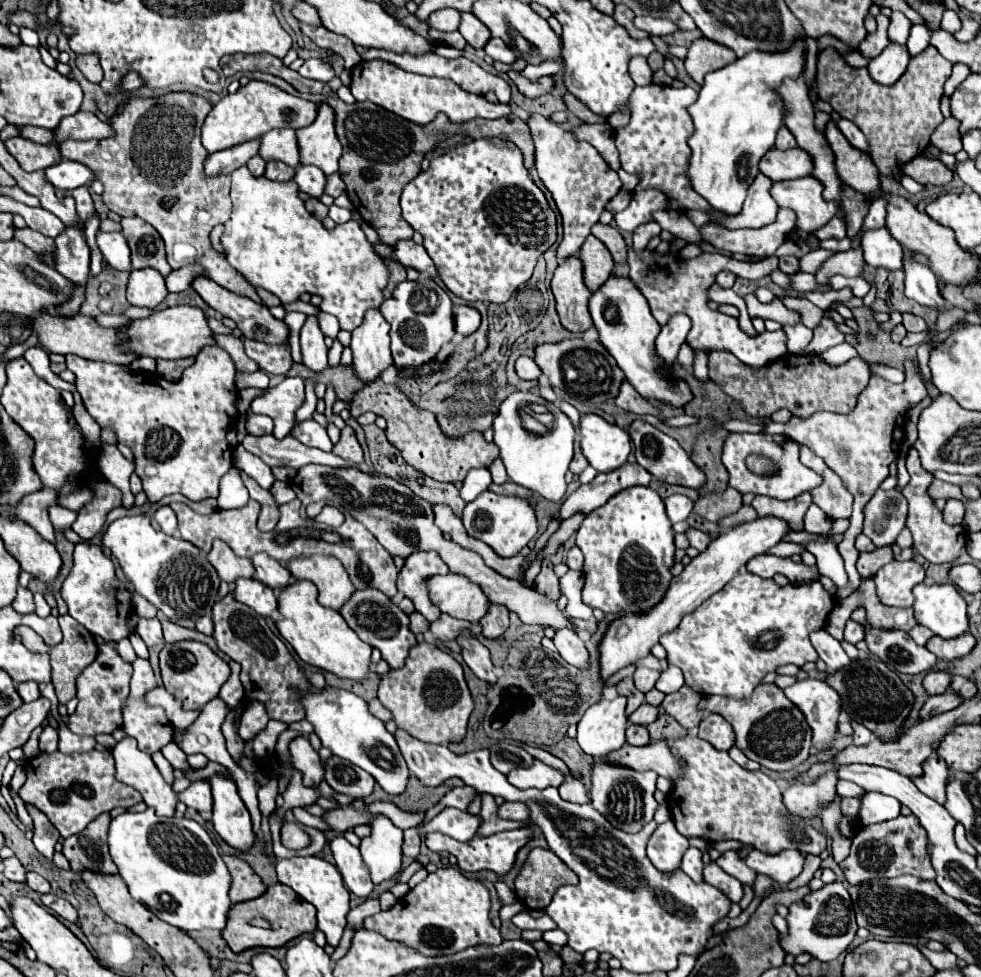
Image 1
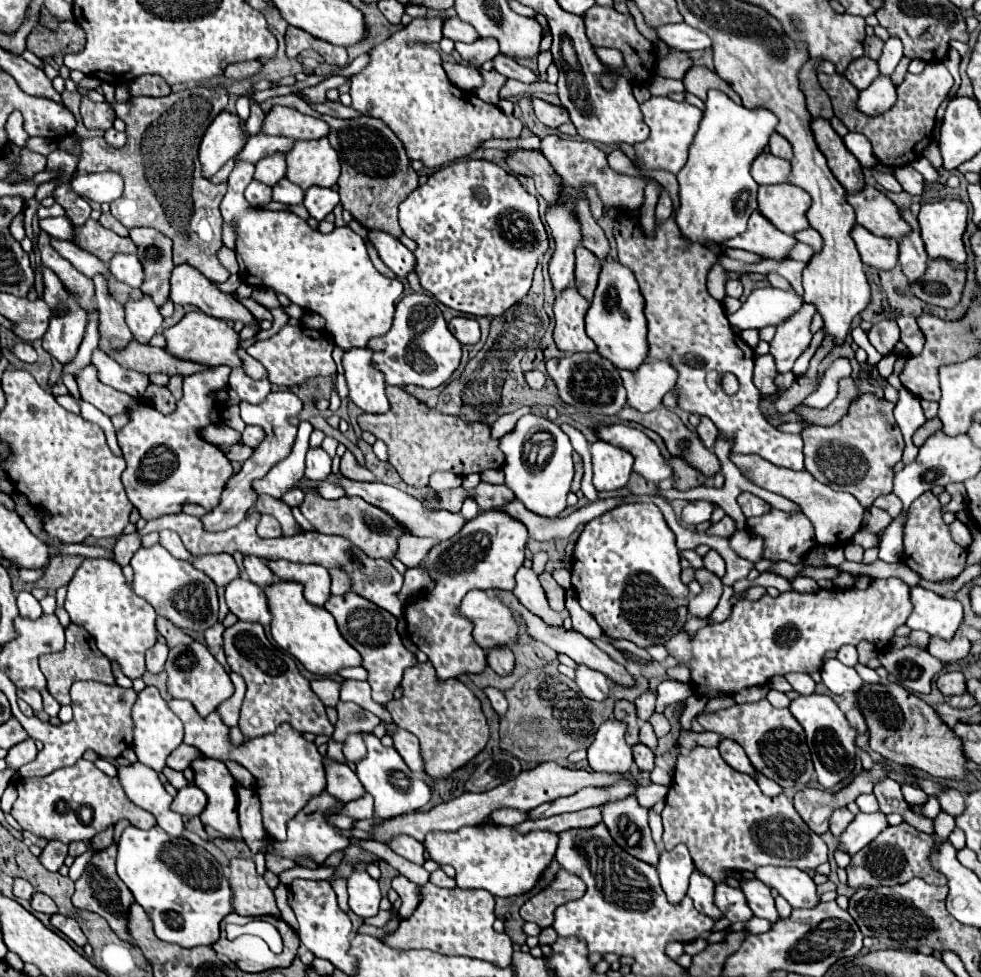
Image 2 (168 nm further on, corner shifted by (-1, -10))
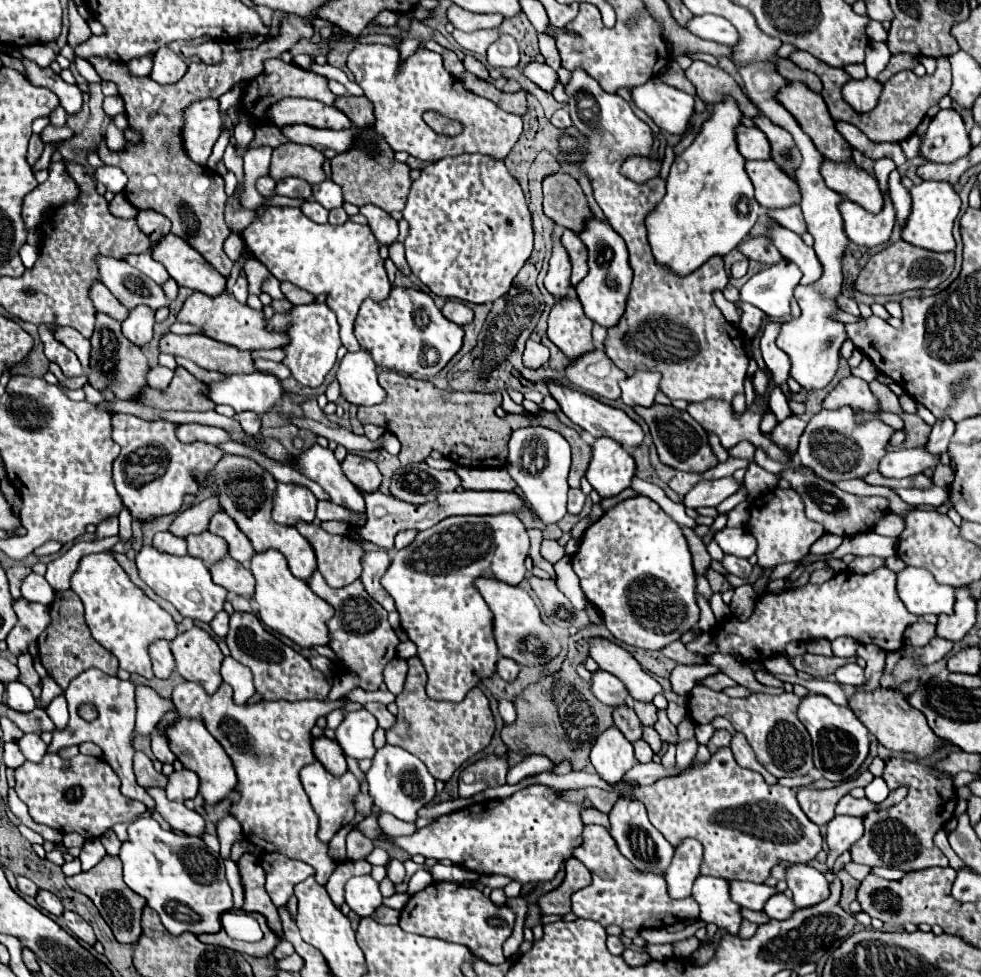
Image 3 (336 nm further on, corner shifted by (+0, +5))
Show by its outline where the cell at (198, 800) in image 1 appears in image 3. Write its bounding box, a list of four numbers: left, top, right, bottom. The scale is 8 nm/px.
[165,770,199,800]

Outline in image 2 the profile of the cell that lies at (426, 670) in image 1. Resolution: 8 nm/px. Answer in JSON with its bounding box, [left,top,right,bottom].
[386,661,490,779]

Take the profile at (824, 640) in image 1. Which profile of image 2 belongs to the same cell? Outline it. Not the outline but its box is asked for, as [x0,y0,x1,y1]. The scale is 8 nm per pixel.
[820,659,864,695]

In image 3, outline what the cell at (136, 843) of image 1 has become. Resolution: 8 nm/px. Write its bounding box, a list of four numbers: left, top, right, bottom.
[119,816,233,936]

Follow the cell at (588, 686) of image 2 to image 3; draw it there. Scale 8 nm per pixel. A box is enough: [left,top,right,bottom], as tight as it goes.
[591,670,625,706]

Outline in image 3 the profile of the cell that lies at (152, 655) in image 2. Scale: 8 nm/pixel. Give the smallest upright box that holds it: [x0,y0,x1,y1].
[149,640,175,678]

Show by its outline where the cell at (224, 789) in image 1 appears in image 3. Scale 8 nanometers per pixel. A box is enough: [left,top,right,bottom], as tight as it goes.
[167,718,237,806]

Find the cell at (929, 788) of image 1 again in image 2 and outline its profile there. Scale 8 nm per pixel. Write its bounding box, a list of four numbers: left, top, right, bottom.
[934,813,956,845]

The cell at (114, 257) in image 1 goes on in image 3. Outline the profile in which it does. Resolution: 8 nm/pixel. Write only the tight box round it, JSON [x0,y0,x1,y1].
[125,252,169,284]

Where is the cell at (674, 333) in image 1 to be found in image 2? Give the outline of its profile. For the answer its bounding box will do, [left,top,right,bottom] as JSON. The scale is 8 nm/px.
[616,361,678,413]

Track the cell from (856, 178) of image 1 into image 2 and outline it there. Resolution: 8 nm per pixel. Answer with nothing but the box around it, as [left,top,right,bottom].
[810,117,864,191]

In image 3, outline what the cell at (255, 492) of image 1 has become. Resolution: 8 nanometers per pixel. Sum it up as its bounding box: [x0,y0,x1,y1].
[297,522,363,588]

